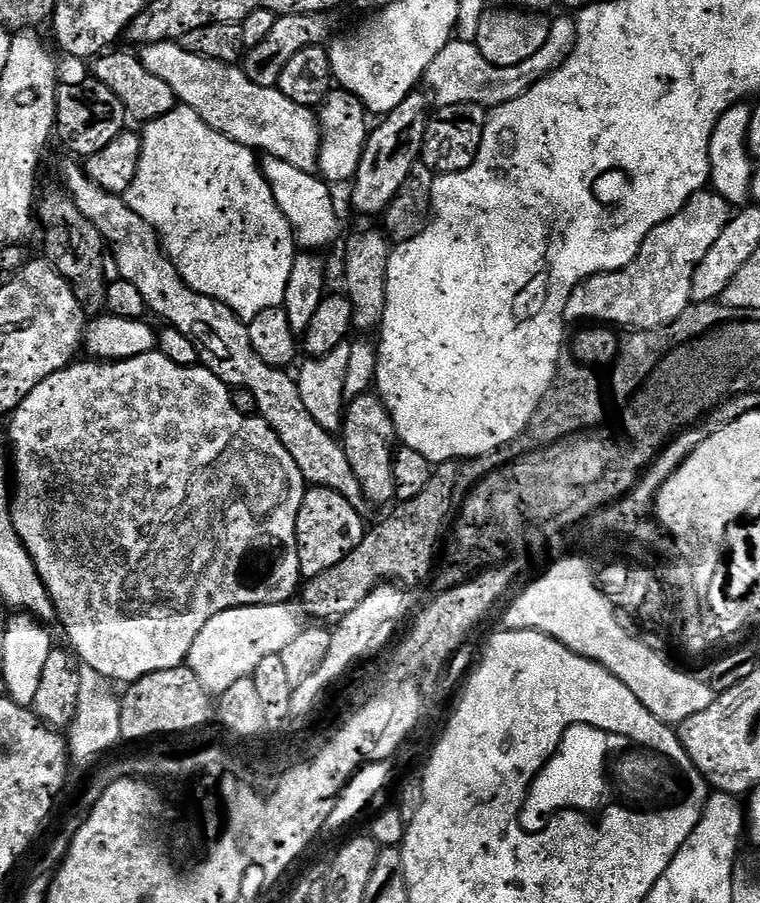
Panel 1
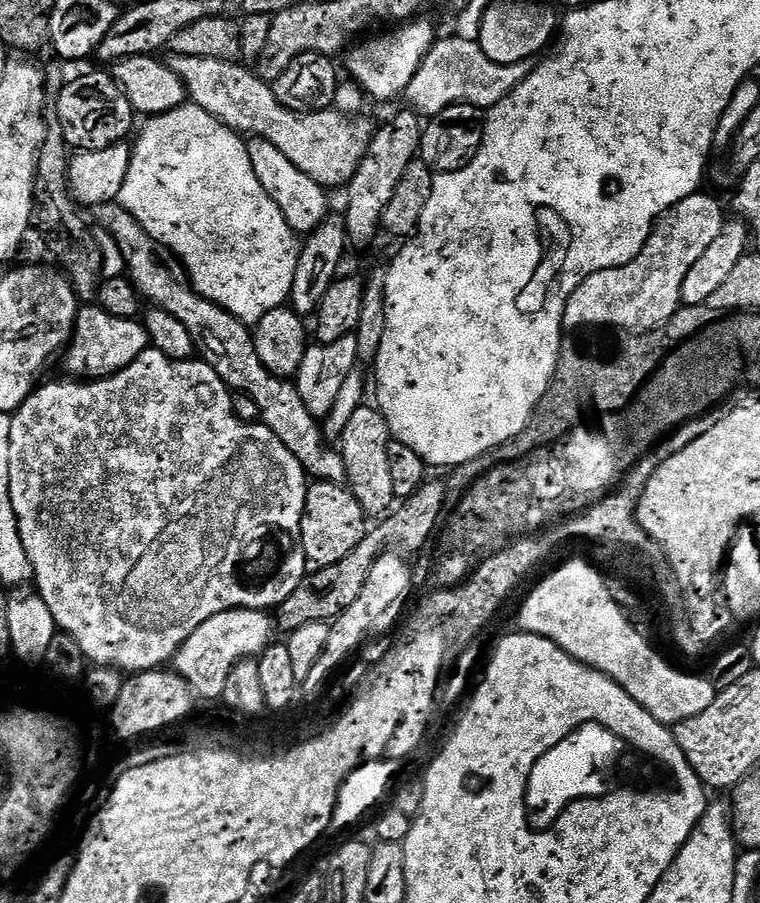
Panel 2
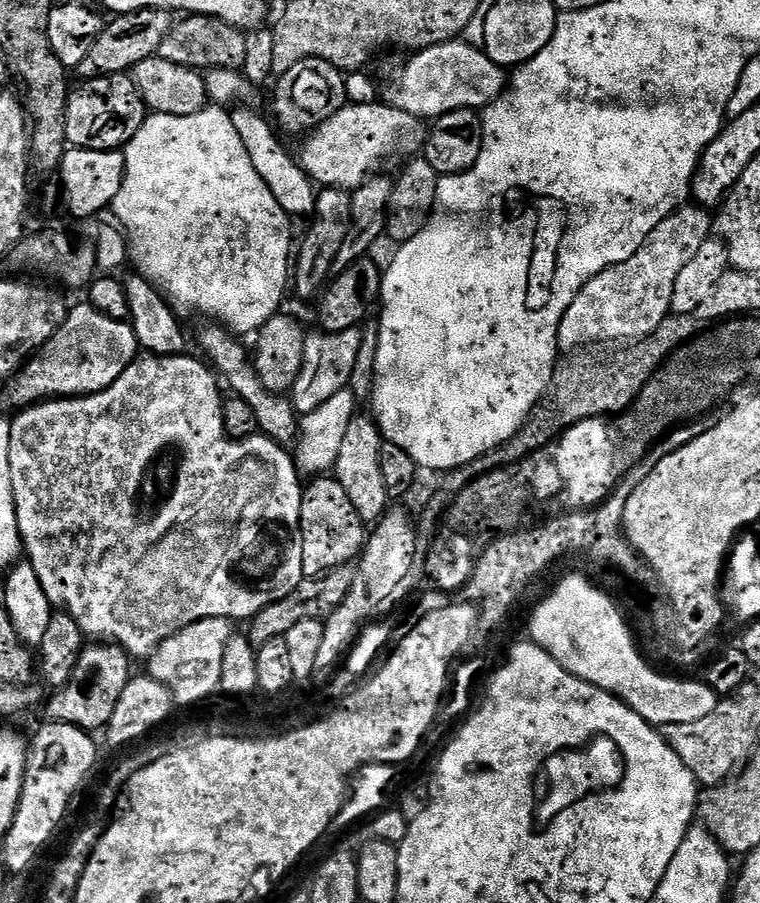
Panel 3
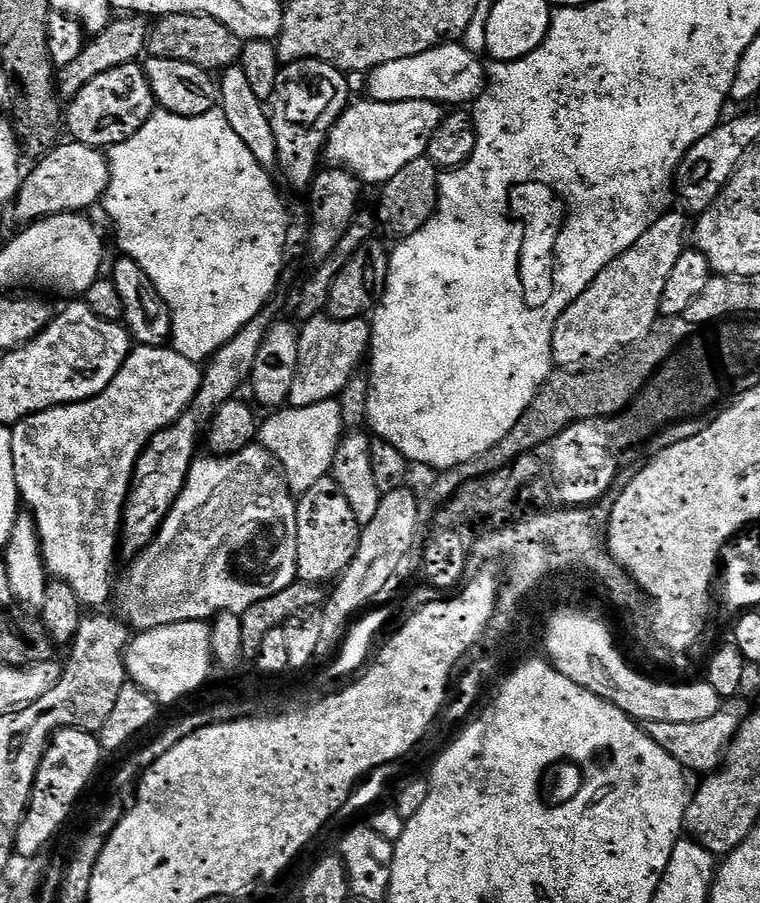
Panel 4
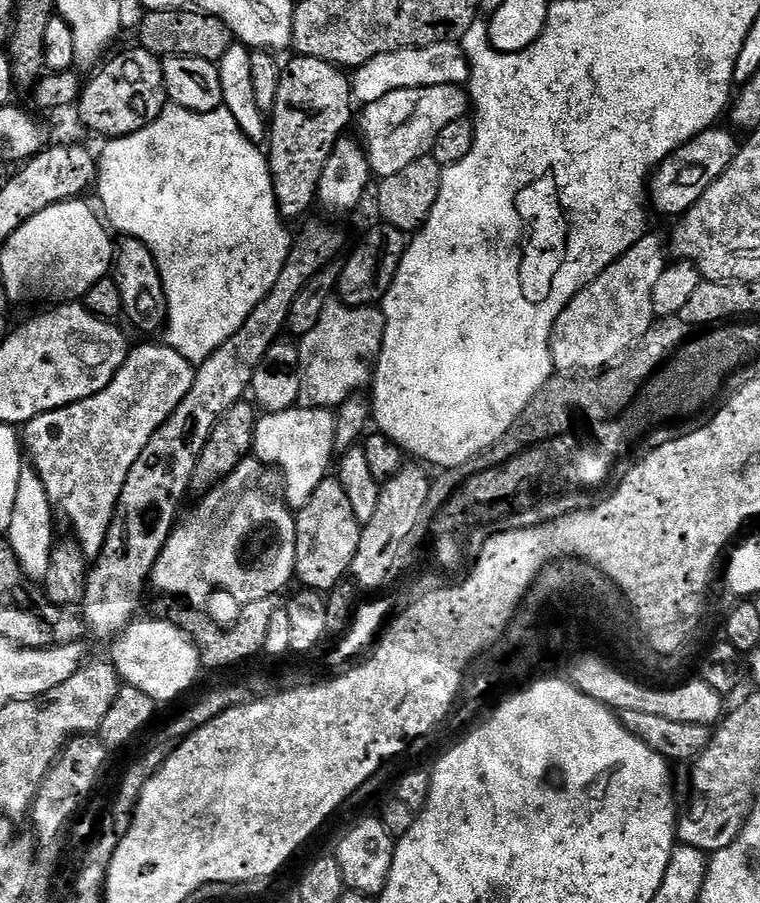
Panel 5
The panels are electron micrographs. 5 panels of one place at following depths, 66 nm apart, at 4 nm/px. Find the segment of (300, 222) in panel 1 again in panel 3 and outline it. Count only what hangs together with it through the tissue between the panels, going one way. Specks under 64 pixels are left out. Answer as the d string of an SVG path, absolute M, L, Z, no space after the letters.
M248 106L237 107L232 112L232 121L234 130L238 130L238 138L242 138L242 146L246 146L246 154L250 154L250 162L254 162L254 170L258 170L262 182L266 182L266 186L270 186L270 194L274 194L274 198L278 198L278 206L282 206L282 210L286 210L289 217L311 217L312 211L316 208L317 194L313 181L309 180L304 169L300 167L297 157L293 153L291 156L284 149L283 142L276 137L277 129L274 127L273 121L259 116L252 108L244 107Z

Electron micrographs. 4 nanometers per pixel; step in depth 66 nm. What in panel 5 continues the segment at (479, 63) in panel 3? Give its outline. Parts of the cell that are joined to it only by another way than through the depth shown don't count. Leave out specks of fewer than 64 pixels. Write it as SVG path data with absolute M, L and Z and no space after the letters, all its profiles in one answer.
M459 43L435 44L425 48L407 48L390 54L378 54L362 67L355 69L351 77L352 94L357 105L373 104L378 98L386 98L394 90L446 86L447 84L467 85L470 80L470 60L464 55Z

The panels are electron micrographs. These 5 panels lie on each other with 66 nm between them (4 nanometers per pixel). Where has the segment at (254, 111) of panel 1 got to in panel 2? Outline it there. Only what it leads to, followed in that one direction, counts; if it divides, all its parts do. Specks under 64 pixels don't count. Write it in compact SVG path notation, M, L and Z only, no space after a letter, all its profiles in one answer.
M173 55L170 67L179 74L188 87L191 103L206 114L218 118L227 128L266 142L274 142L302 174L314 178L326 190L343 189L364 161L374 135L374 125L363 118L353 118L335 110L295 112L282 106L276 89L267 80L260 79L251 67L231 60L190 58Z

